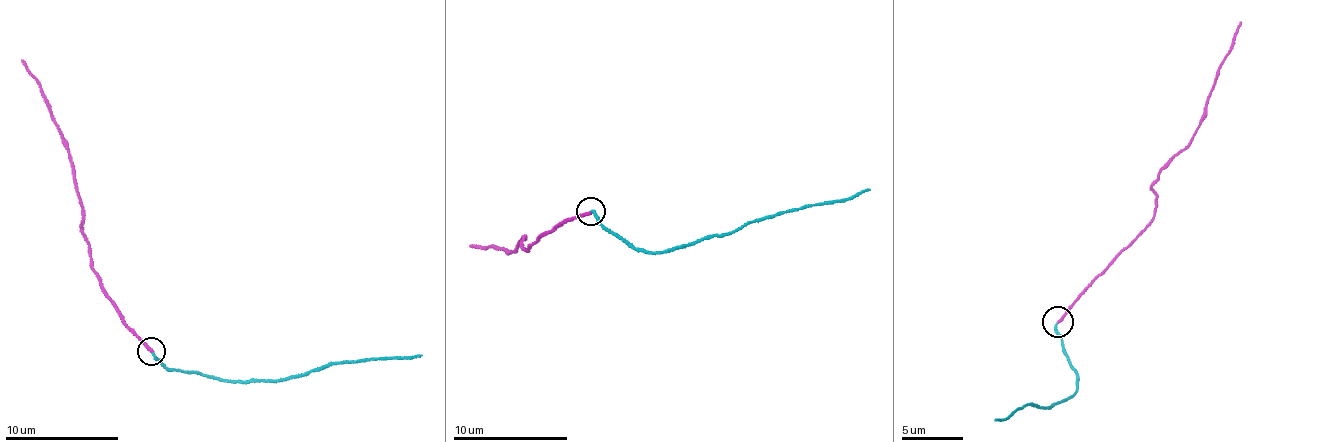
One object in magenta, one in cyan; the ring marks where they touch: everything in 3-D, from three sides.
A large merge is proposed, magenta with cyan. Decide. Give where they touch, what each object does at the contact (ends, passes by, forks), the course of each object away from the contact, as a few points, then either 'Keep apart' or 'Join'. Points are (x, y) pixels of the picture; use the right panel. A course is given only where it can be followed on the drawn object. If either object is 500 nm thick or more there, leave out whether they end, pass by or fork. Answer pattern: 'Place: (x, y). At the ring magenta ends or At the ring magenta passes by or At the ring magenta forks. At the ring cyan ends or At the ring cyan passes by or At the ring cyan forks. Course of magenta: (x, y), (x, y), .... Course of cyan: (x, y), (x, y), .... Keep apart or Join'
Place: (1058, 321). At the ring magenta ends. At the ring cyan ends. Course of magenta: (1058, 321), (1147, 226), (1157, 200), (1153, 181), (1199, 125), (1220, 63), (1241, 21). Course of cyan: (1058, 324), (1077, 380), (1073, 398), (1048, 409), (1022, 405), (1006, 421), (995, 421). Join

